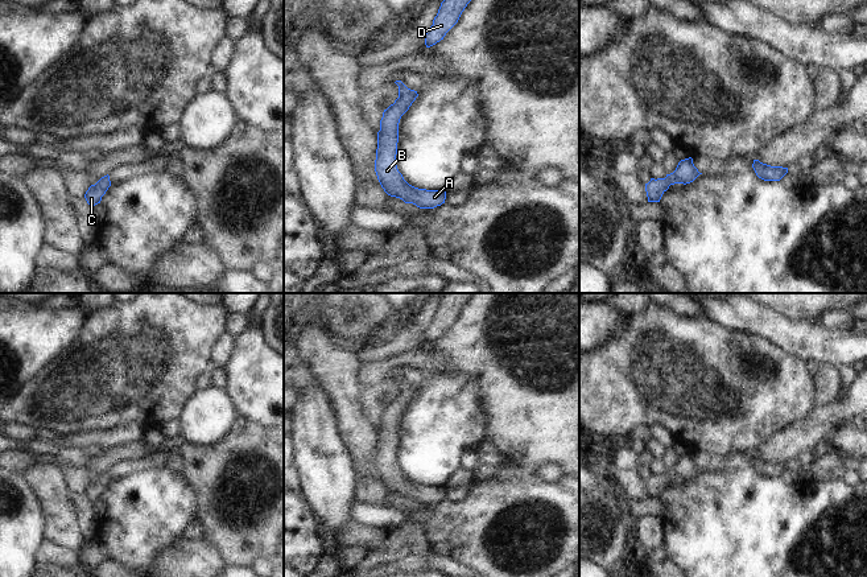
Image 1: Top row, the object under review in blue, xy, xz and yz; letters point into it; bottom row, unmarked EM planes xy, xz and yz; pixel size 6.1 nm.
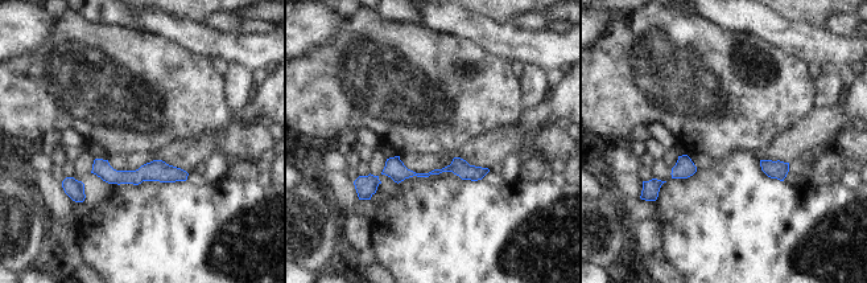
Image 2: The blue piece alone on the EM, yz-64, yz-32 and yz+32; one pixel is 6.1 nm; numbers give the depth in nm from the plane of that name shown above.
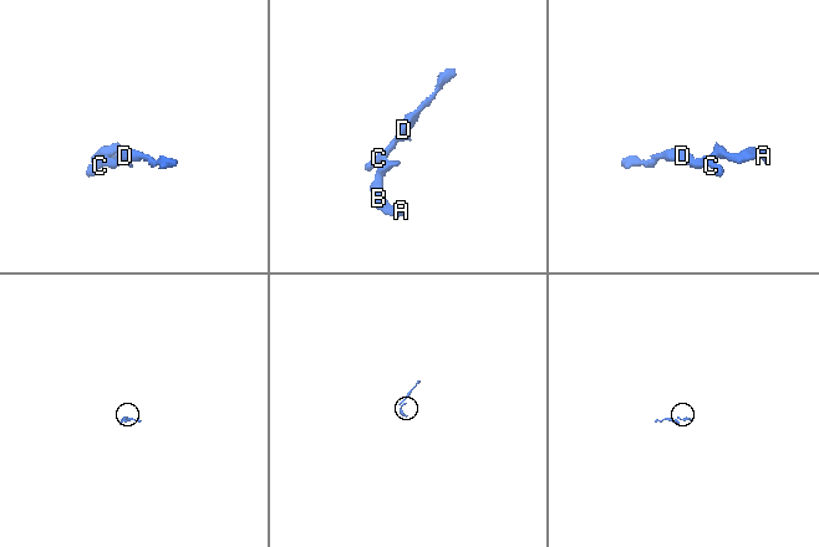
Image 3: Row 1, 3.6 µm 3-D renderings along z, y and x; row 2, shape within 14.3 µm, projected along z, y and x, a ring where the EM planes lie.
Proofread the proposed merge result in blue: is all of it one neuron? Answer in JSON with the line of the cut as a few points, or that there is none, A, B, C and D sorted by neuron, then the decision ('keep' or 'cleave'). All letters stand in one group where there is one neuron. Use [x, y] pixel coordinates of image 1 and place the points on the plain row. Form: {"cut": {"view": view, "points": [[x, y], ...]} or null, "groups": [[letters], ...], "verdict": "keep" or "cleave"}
{"cut": null, "groups": [["A", "B", "C", "D"]], "verdict": "keep"}

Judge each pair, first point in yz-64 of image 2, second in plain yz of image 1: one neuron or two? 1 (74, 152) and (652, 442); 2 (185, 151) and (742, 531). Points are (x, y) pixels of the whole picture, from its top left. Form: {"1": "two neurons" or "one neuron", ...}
{"1": "one neuron", "2": "two neurons"}

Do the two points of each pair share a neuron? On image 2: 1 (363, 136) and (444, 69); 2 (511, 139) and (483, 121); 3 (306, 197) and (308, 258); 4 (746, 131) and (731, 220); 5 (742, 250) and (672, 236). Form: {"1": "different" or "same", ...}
{"1": "different", "2": "different", "3": "same", "4": "different", "5": "same"}

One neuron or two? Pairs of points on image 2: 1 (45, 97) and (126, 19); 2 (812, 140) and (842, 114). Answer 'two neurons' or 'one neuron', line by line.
1: two neurons
2: one neuron

